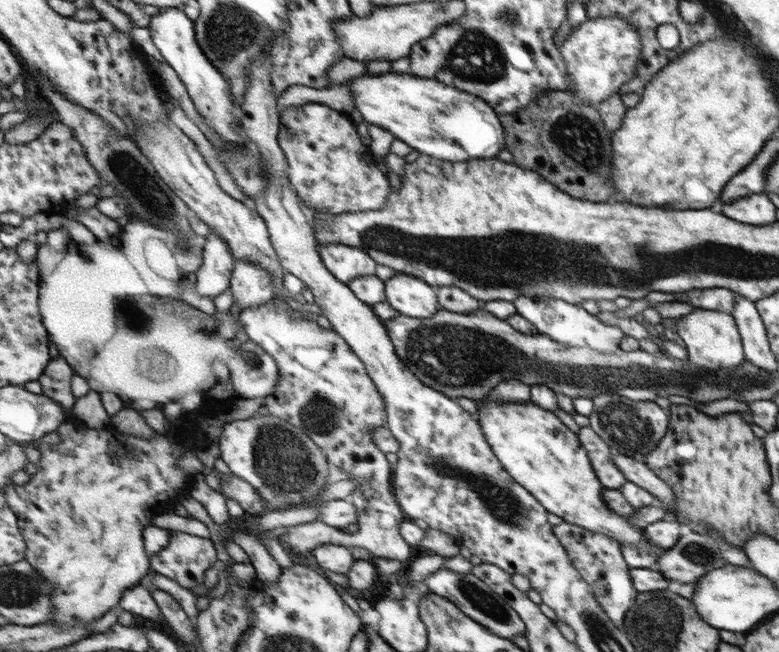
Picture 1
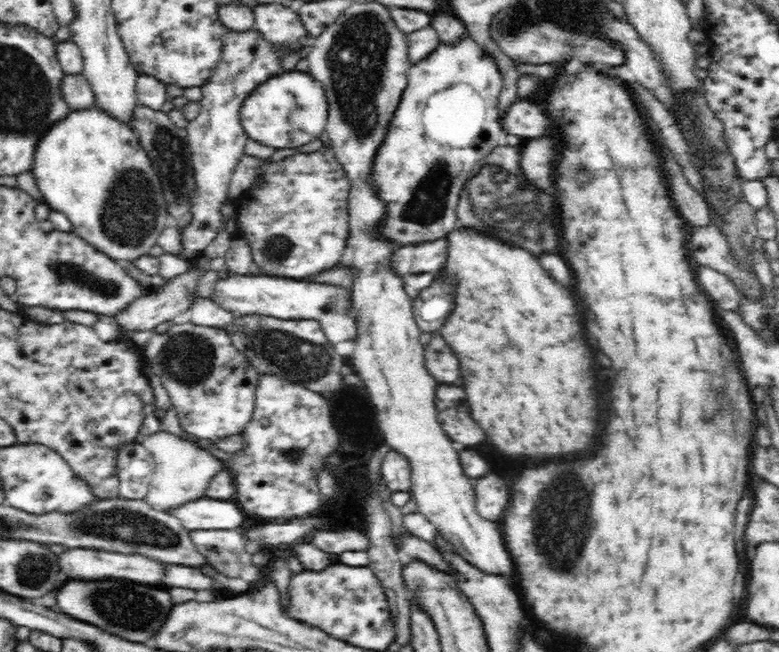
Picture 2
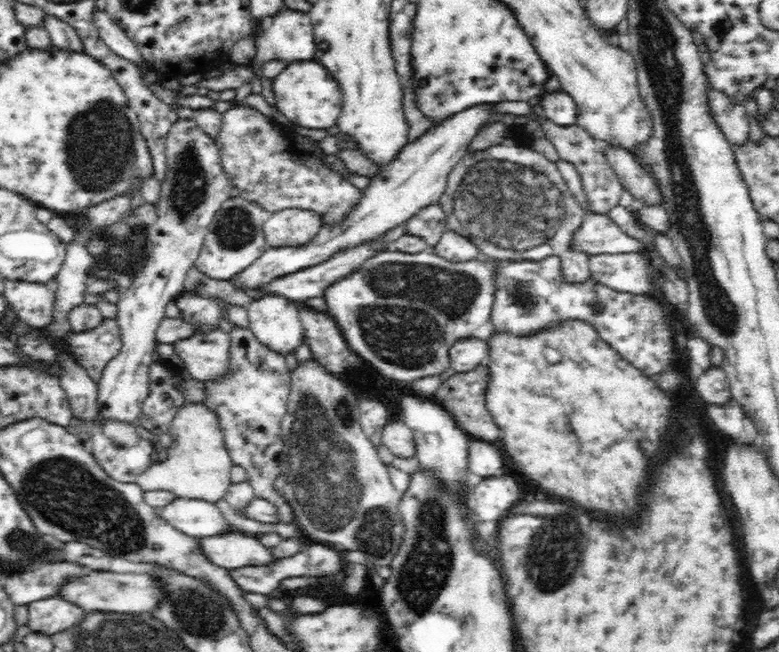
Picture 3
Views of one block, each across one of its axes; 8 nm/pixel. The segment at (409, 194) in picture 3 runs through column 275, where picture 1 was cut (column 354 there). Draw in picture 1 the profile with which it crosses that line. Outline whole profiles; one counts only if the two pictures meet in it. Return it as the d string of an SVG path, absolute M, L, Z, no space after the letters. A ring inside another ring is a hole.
M328 243L320 246L326 266L332 270L338 280L346 284L364 276L374 276L378 262L363 249L340 243Z

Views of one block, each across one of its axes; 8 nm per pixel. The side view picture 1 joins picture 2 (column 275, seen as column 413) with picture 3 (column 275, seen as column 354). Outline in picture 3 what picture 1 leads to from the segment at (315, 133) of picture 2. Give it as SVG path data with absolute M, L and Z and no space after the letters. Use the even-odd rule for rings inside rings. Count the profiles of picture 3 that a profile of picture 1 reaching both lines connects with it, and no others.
M295 61L286 63L281 74L272 80L273 100L278 112L282 112L293 126L302 128L330 128L337 124L342 110L342 98L344 98L341 86L338 86L337 78L325 65L316 61ZM342 92L342 94L340 94Z

